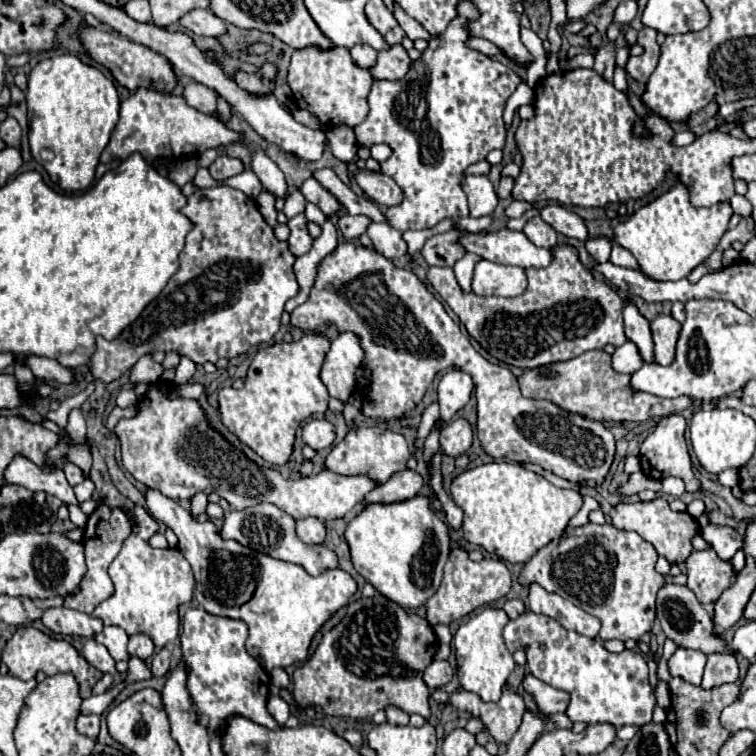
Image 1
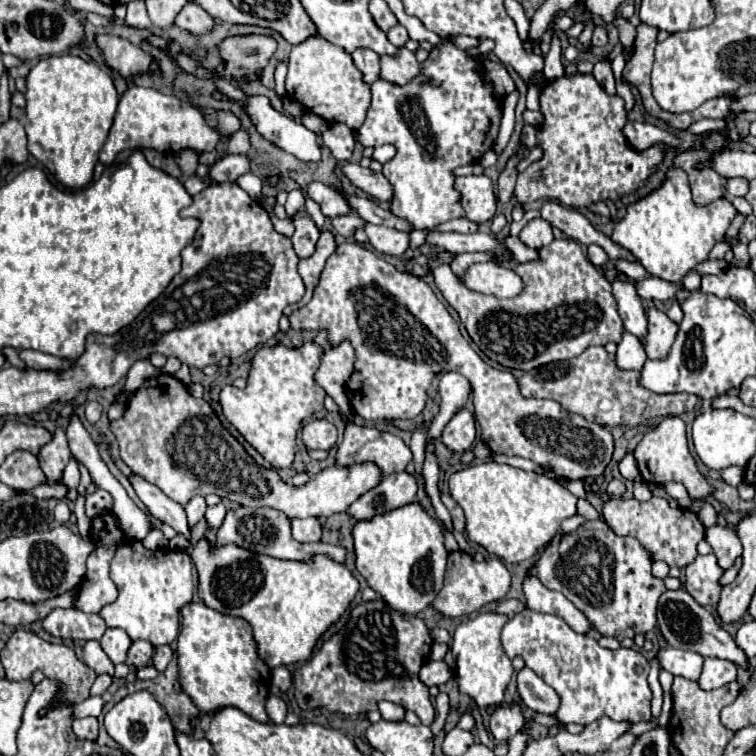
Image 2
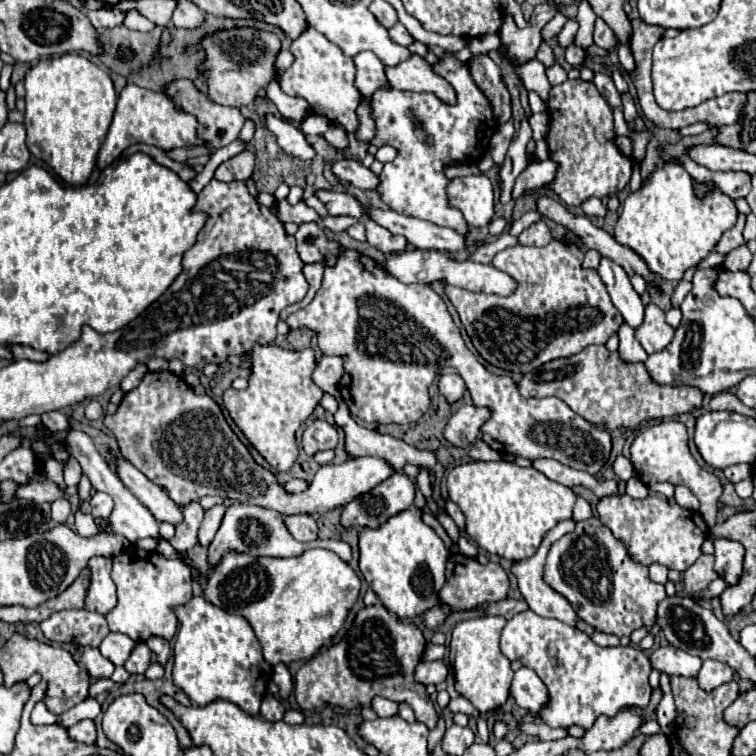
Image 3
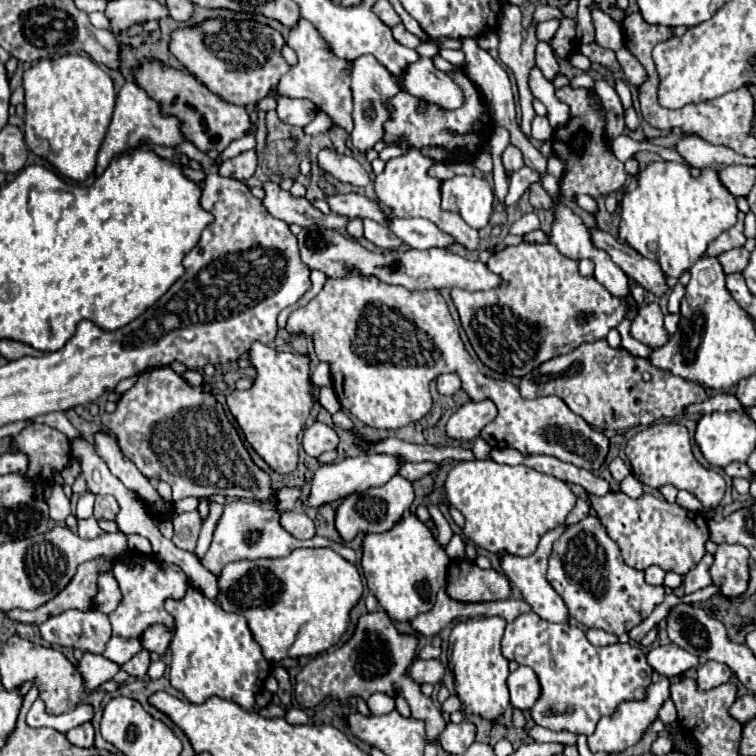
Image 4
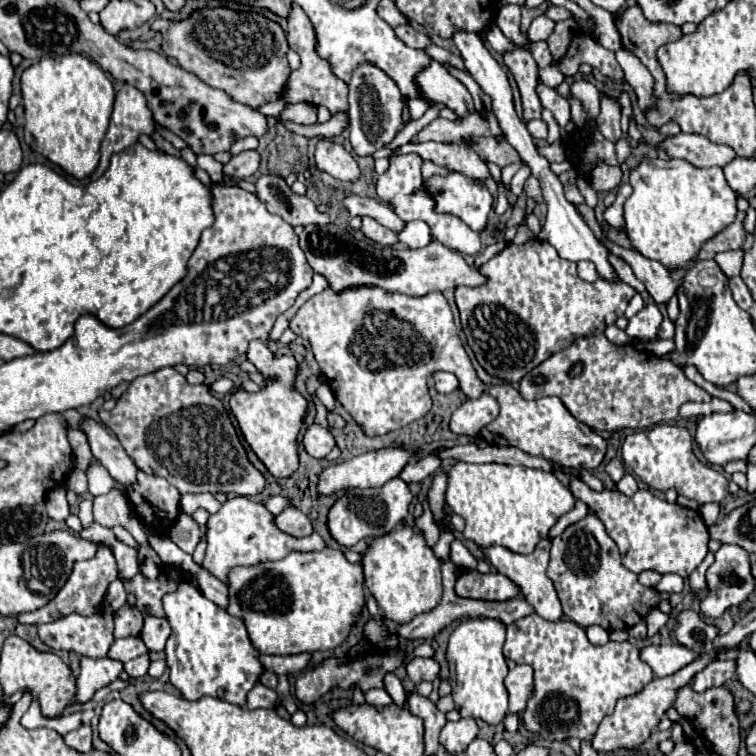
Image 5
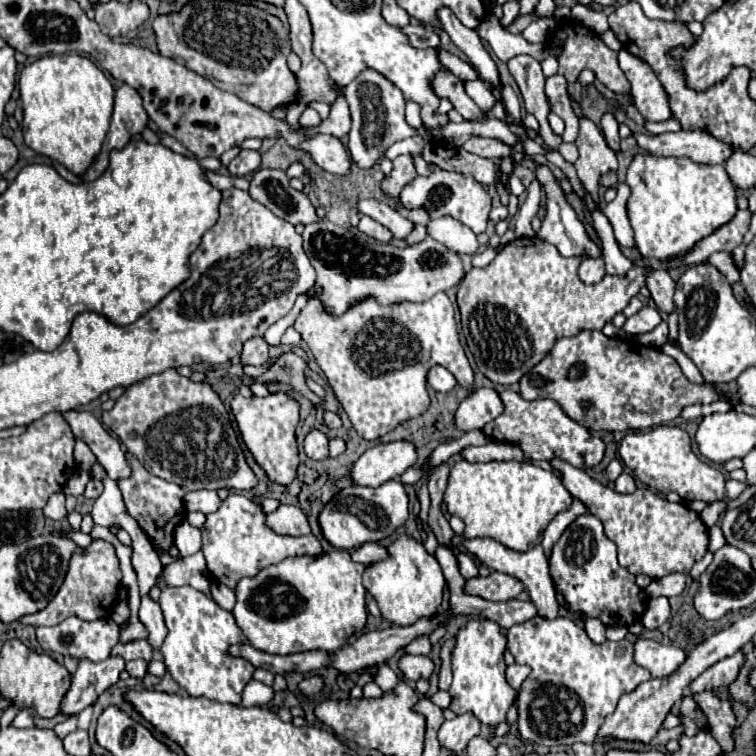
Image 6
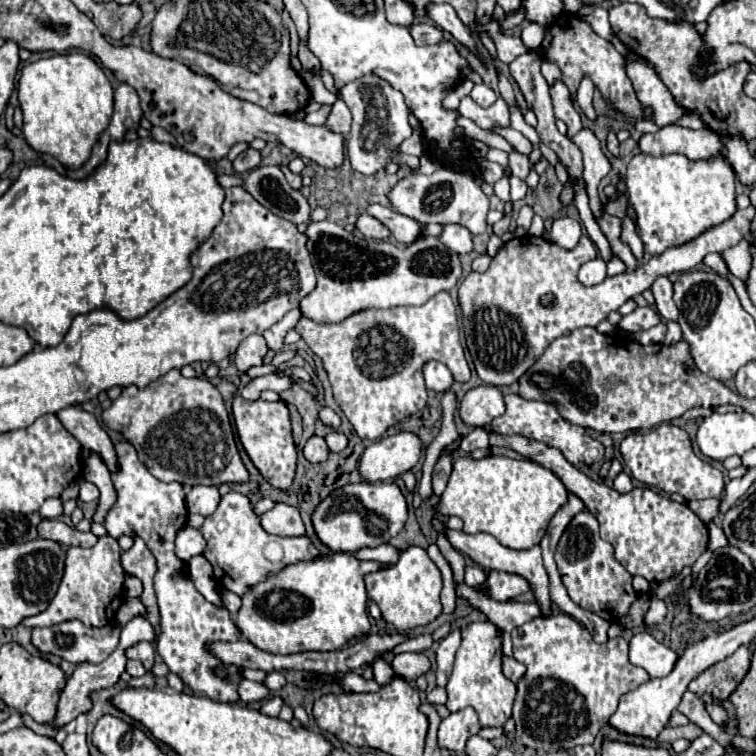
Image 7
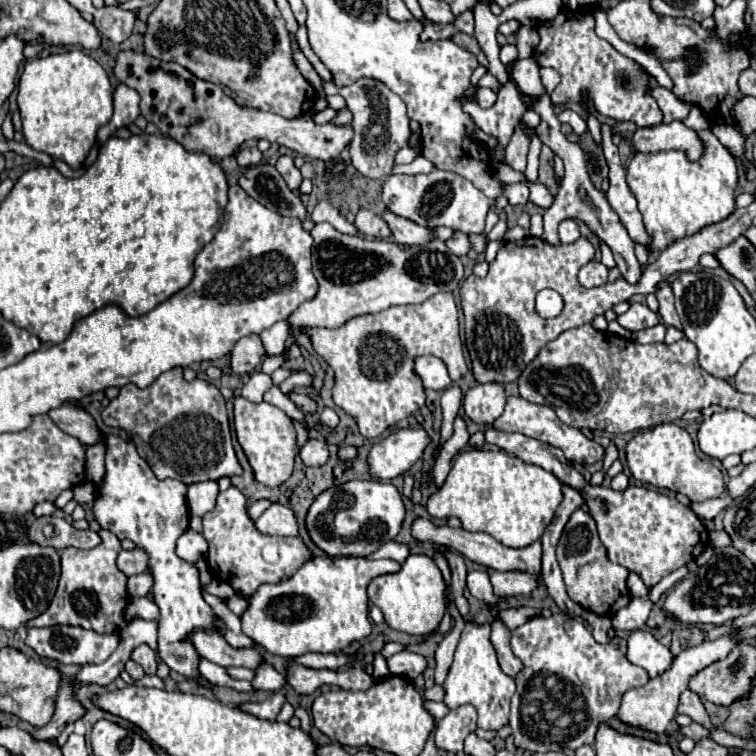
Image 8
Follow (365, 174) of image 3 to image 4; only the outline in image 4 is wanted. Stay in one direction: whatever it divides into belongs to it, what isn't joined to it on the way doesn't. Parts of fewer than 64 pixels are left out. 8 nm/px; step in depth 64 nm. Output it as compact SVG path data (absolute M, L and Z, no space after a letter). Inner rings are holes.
M322 148L318 152L318 164L324 172L332 174L340 182L350 182L354 186L366 186L368 180L370 180L358 160L354 160L352 156L340 154L336 150Z

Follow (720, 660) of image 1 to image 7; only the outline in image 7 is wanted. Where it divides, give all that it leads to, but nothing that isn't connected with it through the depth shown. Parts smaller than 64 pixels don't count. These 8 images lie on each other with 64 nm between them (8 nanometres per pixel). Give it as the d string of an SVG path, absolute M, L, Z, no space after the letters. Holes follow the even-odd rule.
M740 646L732 656L728 656L722 662L716 662L700 676L696 676L690 682L688 690L698 696L710 694L714 700L728 700L730 694L744 680L750 668L750 660L752 660L752 652L748 650L748 646Z

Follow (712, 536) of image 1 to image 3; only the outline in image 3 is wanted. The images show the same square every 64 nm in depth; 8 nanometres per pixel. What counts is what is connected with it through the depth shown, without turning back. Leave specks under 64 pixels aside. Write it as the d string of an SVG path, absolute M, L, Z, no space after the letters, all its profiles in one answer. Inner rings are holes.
M712 540L716 546L716 562L714 572L726 580L728 586L736 586L742 576L742 562L744 562L744 546L734 540Z

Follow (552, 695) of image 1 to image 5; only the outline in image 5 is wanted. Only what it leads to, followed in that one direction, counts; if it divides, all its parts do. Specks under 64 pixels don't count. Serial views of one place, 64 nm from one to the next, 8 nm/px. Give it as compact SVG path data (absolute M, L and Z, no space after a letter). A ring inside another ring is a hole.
M516 666L506 676L506 688L510 694L508 714L520 714L526 708L528 698L532 696L532 668Z

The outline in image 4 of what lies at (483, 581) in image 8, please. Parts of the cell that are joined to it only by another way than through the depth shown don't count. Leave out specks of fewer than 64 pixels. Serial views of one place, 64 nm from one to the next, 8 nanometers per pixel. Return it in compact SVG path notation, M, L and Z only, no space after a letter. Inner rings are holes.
M454 536L450 540L450 544L446 546L446 554L448 554L450 560L468 560L466 550L464 550L464 542L462 542L460 536Z

